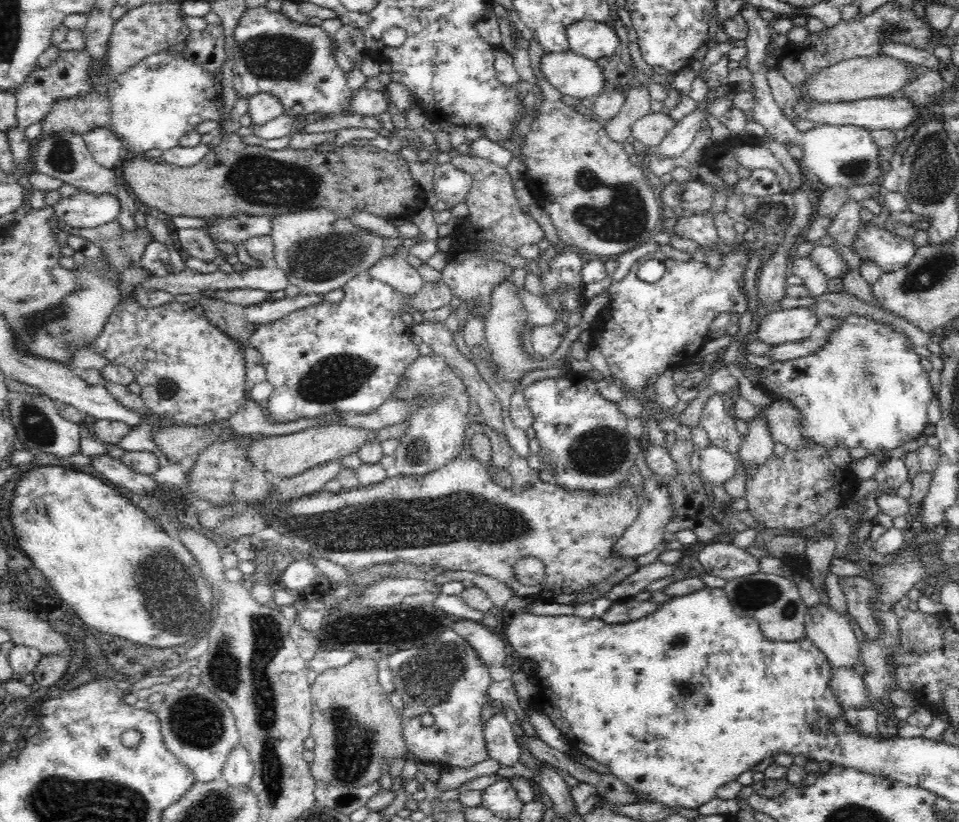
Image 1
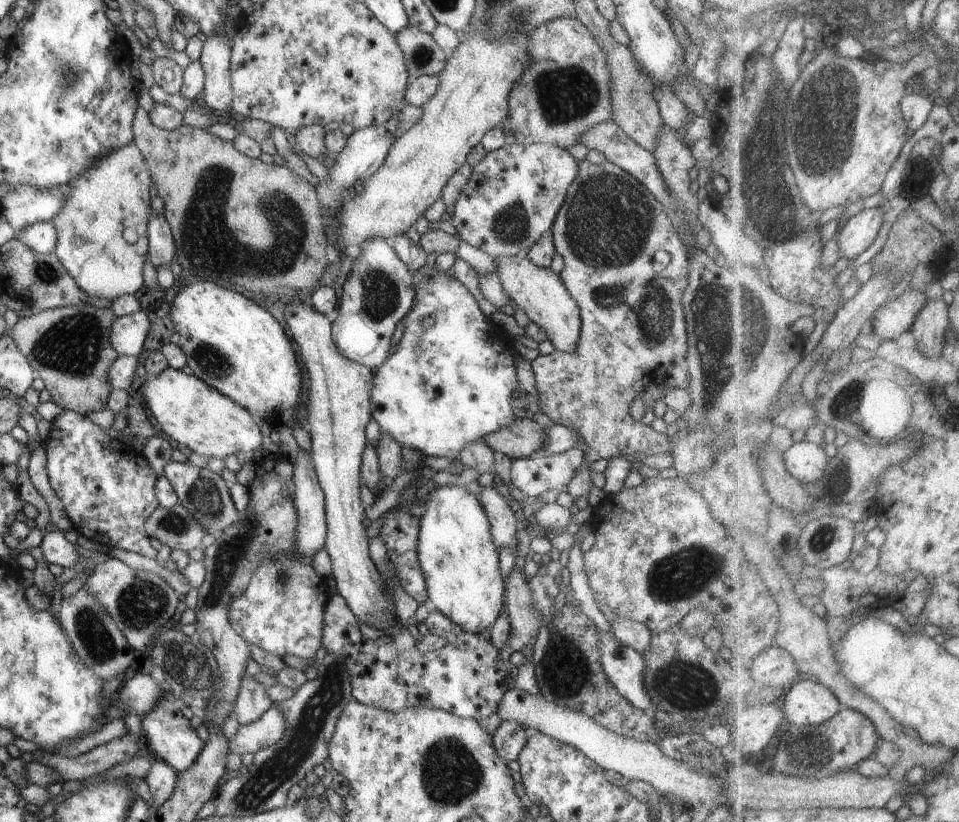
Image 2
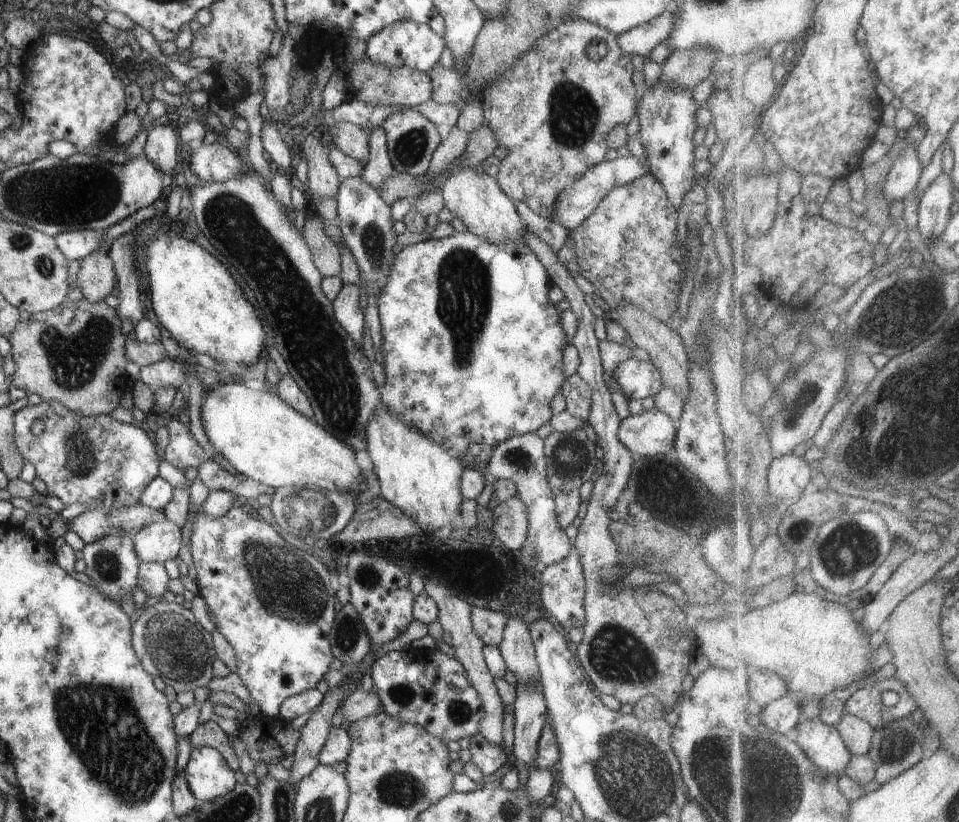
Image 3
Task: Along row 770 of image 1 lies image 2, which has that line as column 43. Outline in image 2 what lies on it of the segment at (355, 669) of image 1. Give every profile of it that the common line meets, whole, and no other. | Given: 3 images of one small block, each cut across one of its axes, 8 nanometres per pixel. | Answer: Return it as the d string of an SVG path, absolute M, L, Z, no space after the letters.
M86 303L77 307L67 306L52 310L43 310L31 317L20 317L17 323L9 328L9 335L17 344L18 350L25 354L30 366L44 381L45 389L51 394L54 402L61 404L65 410L84 415L87 412L106 409L111 393L107 383L106 371L119 355L111 347L109 332L115 316L110 309L99 309Z

